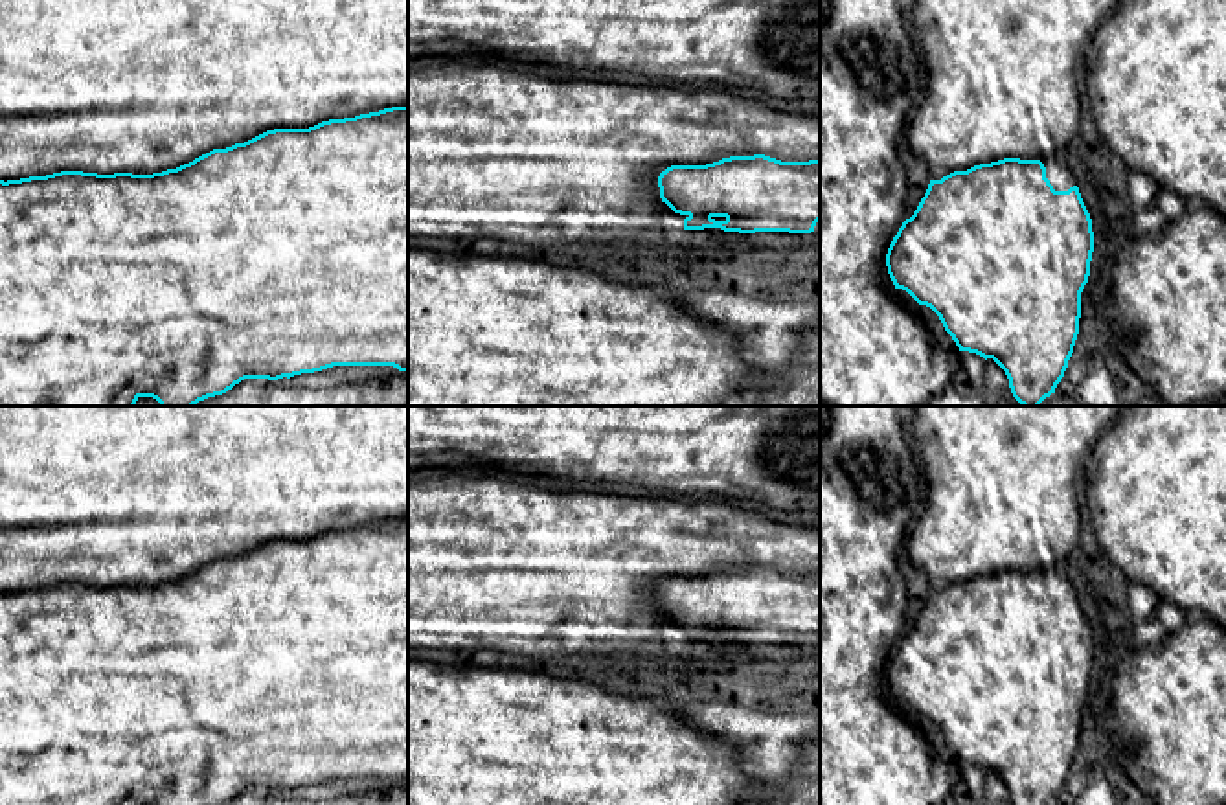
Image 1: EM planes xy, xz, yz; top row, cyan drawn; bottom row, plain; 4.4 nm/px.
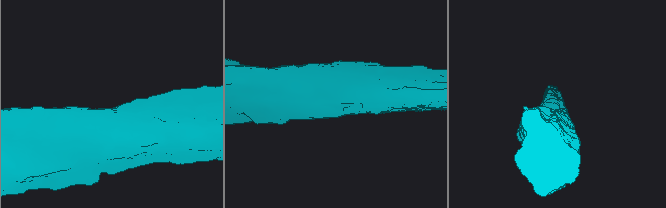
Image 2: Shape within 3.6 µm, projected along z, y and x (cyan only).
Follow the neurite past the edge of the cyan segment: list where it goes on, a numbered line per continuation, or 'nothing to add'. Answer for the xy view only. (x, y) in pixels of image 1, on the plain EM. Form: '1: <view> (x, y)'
nothing to add

